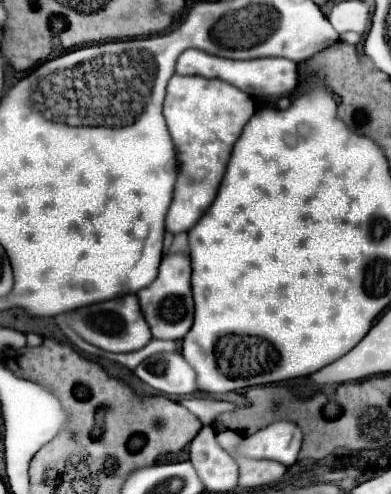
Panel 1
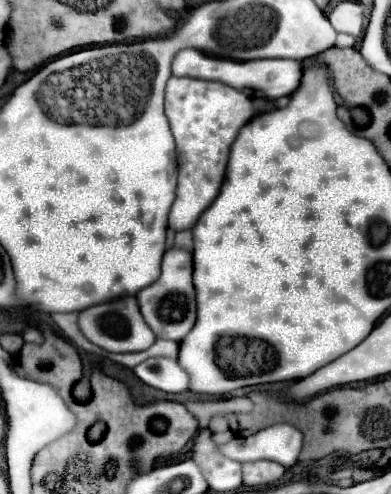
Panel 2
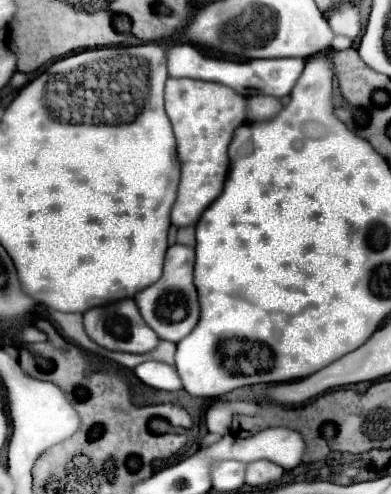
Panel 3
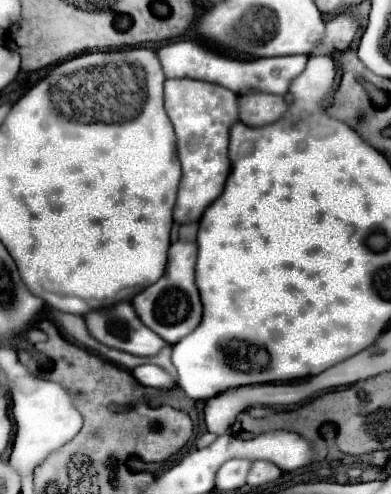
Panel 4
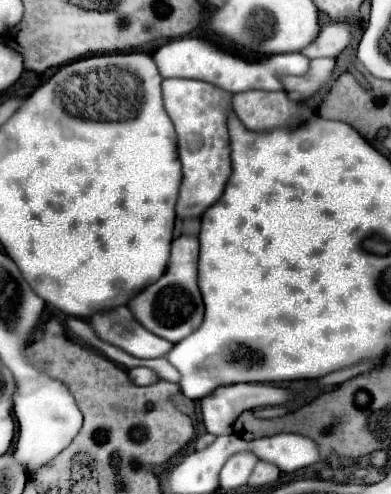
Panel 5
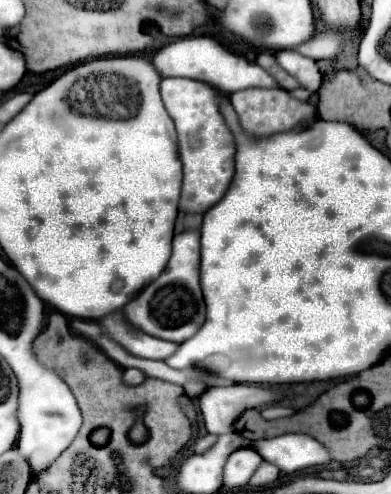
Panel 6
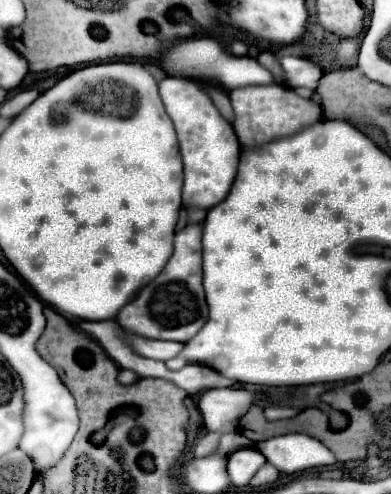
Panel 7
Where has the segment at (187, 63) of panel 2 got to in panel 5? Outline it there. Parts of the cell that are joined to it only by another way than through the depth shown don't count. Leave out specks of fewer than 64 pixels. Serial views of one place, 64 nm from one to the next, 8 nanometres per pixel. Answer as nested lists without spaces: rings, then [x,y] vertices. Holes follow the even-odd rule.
[[[178,38],[172,42],[166,42],[154,52],[154,60],[158,64],[158,70],[164,78],[188,78],[204,80],[210,84],[216,84],[218,88],[224,88],[228,92],[246,92],[246,90],[284,90],[282,76],[302,76],[308,72],[310,60],[304,54],[276,54],[262,62],[246,62],[238,56],[226,54],[212,46],[206,40],[198,38]]]

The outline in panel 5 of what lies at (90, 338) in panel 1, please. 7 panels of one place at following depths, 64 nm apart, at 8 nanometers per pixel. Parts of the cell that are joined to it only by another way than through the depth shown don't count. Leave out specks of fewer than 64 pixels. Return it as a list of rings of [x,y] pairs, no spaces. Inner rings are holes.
[[[128,306],[98,312],[88,322],[100,340],[118,346],[136,358],[160,358],[174,346],[172,342],[148,332],[138,320],[134,320]]]

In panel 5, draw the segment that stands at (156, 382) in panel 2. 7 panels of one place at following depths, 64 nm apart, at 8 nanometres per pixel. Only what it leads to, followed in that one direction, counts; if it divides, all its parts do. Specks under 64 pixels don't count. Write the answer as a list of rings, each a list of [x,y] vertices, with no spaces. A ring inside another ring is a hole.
[[[132,368],[132,370],[128,370],[128,374],[138,386],[150,386],[150,384],[160,380],[158,374],[154,370],[150,370],[150,368]]]

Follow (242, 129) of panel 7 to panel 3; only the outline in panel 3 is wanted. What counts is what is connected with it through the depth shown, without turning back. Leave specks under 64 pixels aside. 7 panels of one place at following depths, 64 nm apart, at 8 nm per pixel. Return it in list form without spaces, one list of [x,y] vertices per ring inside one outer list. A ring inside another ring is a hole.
[[[252,96],[248,98],[248,120],[268,120],[274,116],[274,112],[280,112],[282,104],[278,98],[272,96]]]

